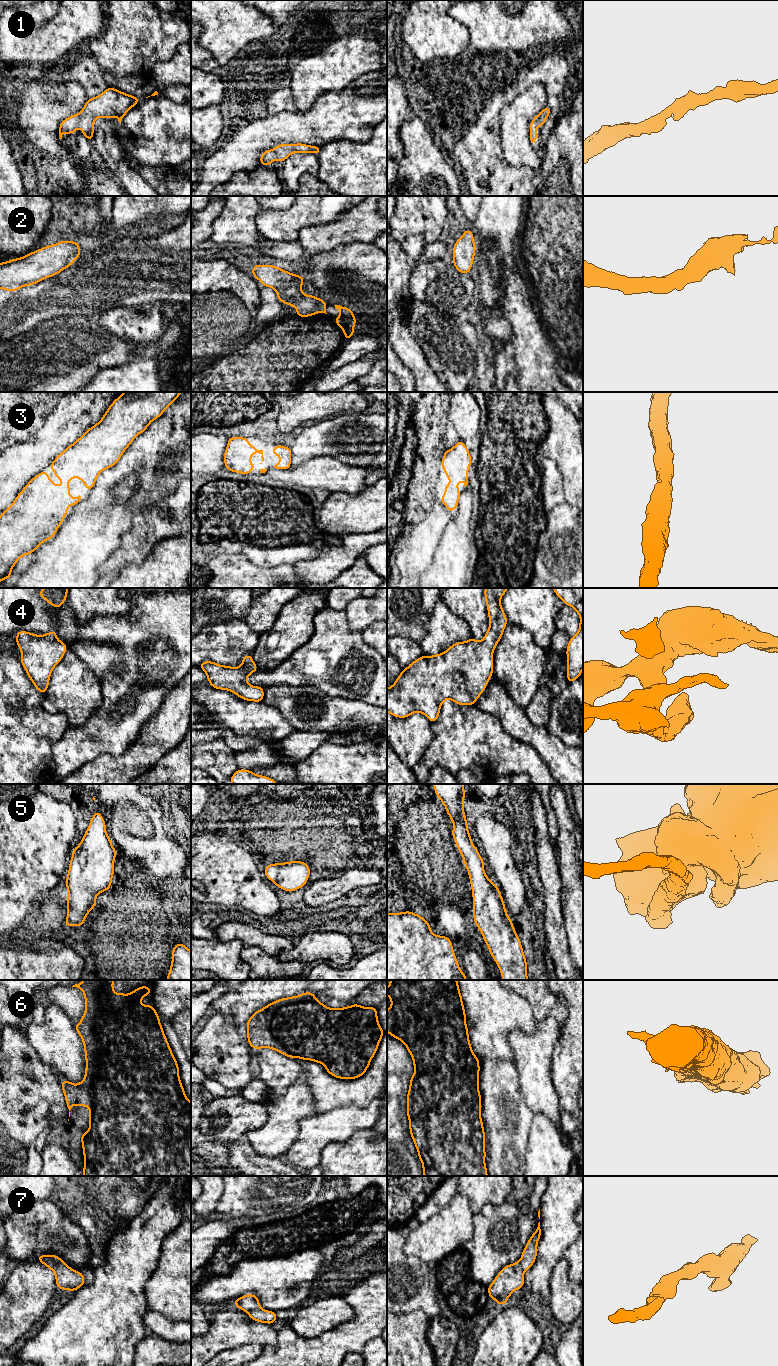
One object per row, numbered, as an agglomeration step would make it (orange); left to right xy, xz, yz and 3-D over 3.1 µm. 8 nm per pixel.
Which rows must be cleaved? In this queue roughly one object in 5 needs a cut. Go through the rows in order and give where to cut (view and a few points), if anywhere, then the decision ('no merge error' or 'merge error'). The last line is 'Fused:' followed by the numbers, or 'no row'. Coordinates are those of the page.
1: no cut; no merge error
2: no cut; no merge error
3: no cut; no merge error
4: no cut; no merge error
5: no cut; no merge error
6: no cut; no merge error
7: no cut; no merge error
Fused: no row

